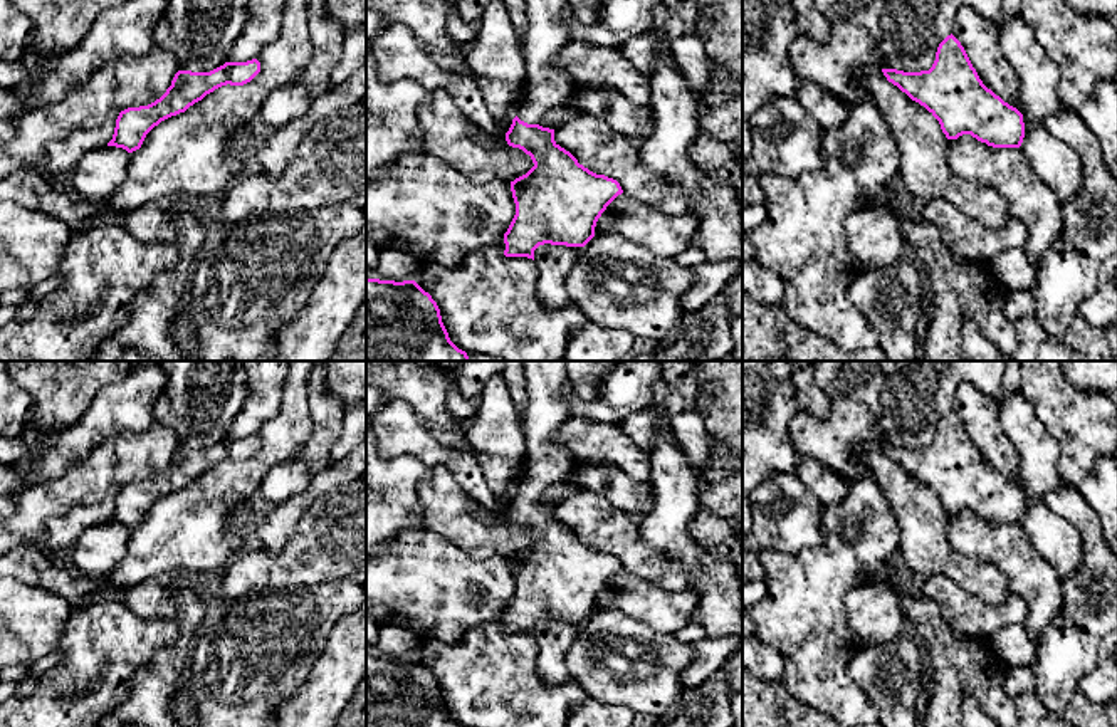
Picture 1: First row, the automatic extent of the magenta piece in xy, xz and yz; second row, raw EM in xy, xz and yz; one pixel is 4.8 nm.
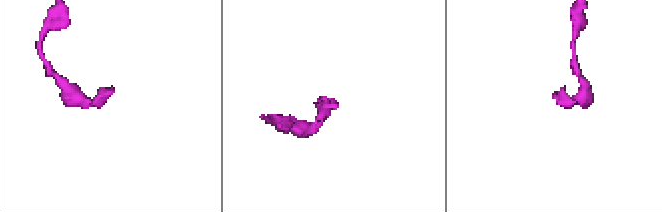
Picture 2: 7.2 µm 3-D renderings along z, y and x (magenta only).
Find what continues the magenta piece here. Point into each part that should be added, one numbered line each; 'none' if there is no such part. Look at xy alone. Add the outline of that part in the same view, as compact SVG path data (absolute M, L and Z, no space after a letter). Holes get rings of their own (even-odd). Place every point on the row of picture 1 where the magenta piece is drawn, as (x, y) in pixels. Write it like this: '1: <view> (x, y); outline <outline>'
none

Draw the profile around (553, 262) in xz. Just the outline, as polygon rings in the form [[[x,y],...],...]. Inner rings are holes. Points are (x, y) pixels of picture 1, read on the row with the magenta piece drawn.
[[[544,243],[534,250],[534,264],[538,267],[538,297],[549,311],[568,306],[566,277],[573,269],[583,247],[566,247]]]

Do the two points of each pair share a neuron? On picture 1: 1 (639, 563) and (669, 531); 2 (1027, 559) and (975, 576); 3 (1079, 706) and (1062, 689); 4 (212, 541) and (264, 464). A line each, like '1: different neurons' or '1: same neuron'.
1: different neurons
2: different neurons
3: different neurons
4: same neuron

